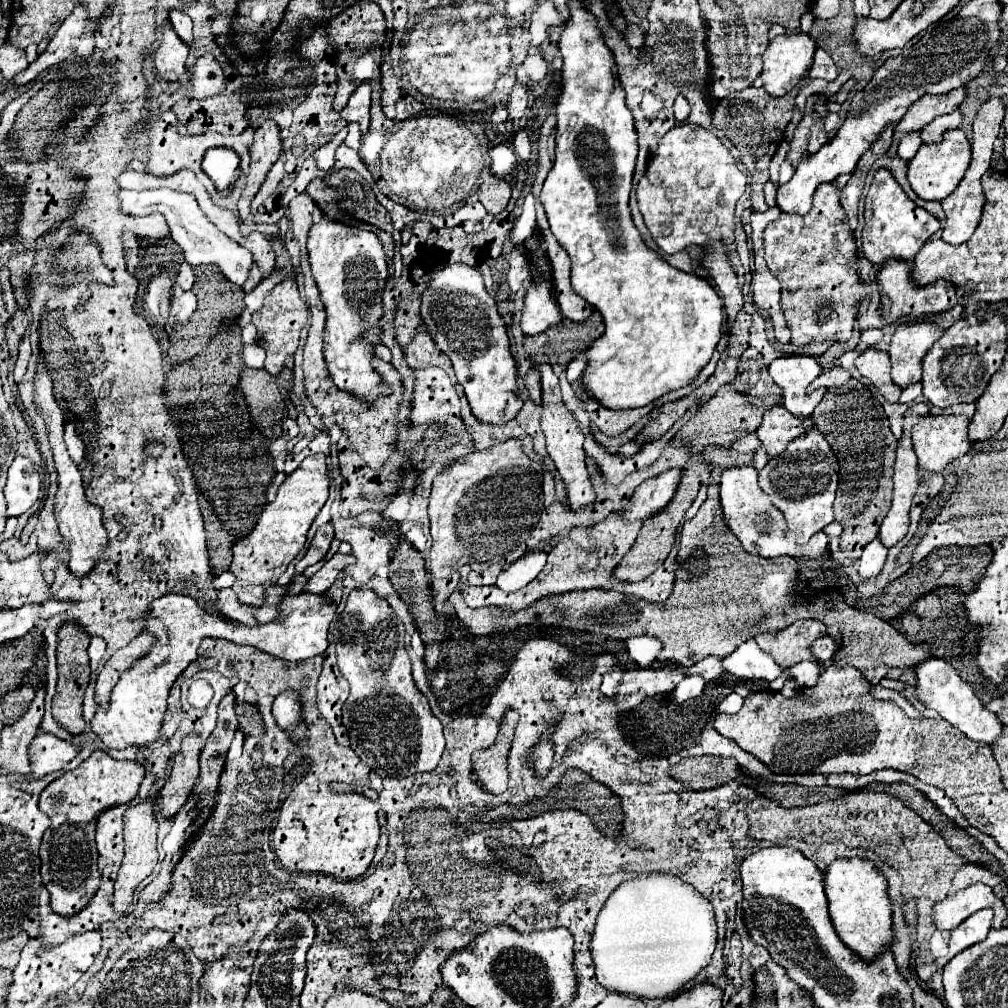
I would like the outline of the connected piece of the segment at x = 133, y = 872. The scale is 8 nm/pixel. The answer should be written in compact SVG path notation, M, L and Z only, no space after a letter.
M142 802L138 806L130 806L124 814L124 840L126 840L126 852L124 852L124 862L118 872L118 880L114 884L114 910L126 912L126 908L132 902L134 888L150 876L154 866L158 864L158 852L156 852L156 820L152 816L150 804Z

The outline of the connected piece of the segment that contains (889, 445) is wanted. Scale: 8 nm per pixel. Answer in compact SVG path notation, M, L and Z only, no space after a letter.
M850 378L846 386L842 388L828 388L824 398L818 402L810 416L816 430L822 430L826 436L830 448L834 450L838 464L840 464L840 490L836 494L834 502L834 518L842 522L844 530L840 536L840 548L850 560L858 560L862 554L862 548L878 536L880 522L884 520L884 514L888 512L890 500L892 500L892 474L894 474L894 450L896 450L896 438L890 432L888 418L884 414L882 404L872 396L866 384L862 384L856 378Z

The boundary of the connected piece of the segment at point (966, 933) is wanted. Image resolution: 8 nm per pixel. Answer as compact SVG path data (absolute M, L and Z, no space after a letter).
M984 908L984 910L978 910L976 914L972 914L970 918L966 918L964 924L954 928L952 936L950 936L950 942L948 942L948 948L950 948L948 958L956 956L958 952L966 950L968 946L984 940L990 926L992 926L992 916L994 916L994 912Z

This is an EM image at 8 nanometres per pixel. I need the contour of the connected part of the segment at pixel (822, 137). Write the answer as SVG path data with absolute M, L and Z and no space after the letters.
M822 122L814 124L810 130L810 142L808 142L808 152L814 154L822 144L828 142L828 134L822 130Z

